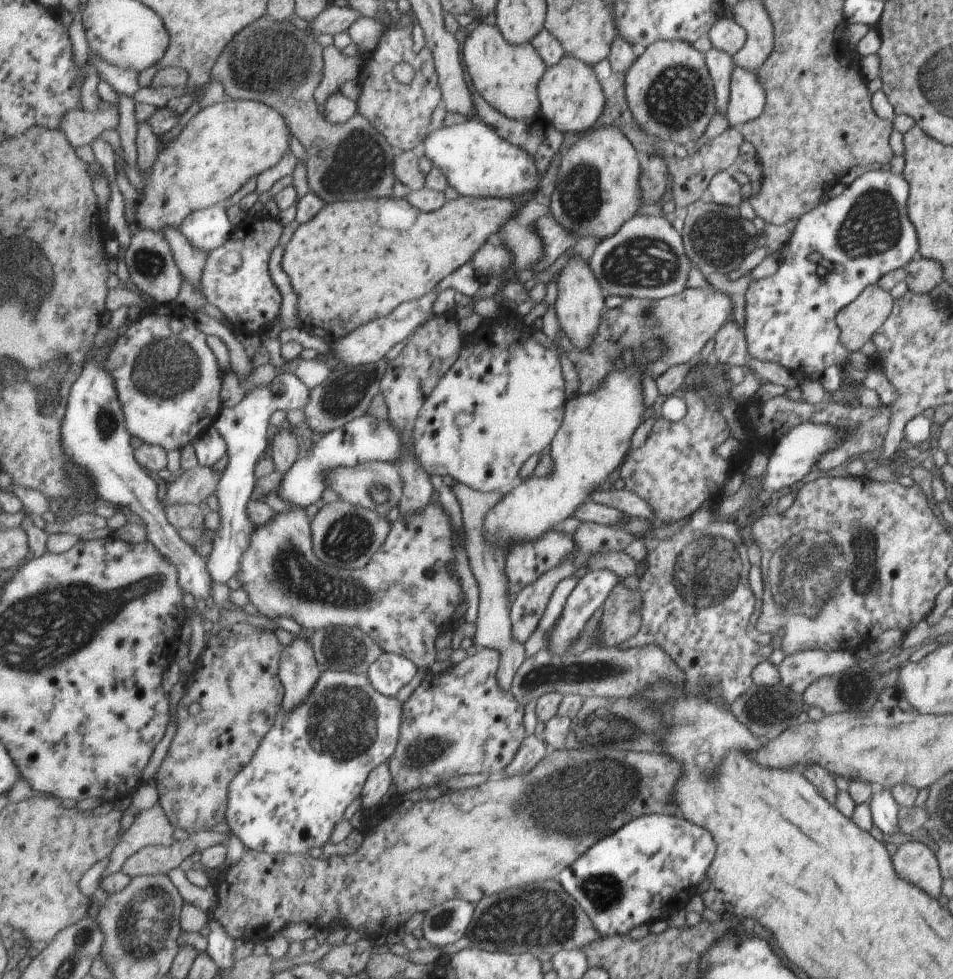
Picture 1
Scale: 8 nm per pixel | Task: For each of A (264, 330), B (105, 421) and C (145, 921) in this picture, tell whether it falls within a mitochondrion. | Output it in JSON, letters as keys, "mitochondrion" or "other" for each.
{"A":"other","B":"mitochondrion","C":"mitochondrion"}

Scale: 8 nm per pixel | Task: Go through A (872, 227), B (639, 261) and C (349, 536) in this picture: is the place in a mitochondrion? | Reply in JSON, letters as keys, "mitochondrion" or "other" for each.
{"A":"mitochondrion","B":"mitochondrion","C":"mitochondrion"}

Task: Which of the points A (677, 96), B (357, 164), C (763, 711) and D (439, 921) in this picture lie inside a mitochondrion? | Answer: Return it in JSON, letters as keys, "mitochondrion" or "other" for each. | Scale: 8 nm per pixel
{"A":"mitochondrion","B":"mitochondrion","C":"mitochondrion","D":"mitochondrion"}

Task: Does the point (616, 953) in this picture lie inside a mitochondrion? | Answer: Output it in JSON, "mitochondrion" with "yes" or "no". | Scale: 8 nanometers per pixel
{"mitochondrion":"no"}

